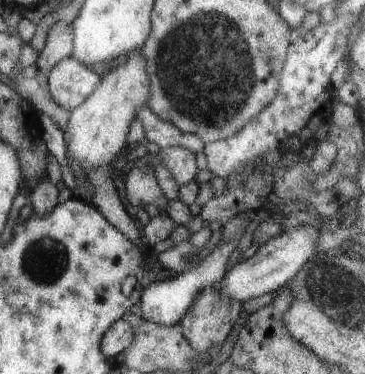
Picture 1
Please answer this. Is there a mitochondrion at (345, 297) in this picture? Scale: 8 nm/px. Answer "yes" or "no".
yes

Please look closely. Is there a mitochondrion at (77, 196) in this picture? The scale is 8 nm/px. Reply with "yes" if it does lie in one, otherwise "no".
no

